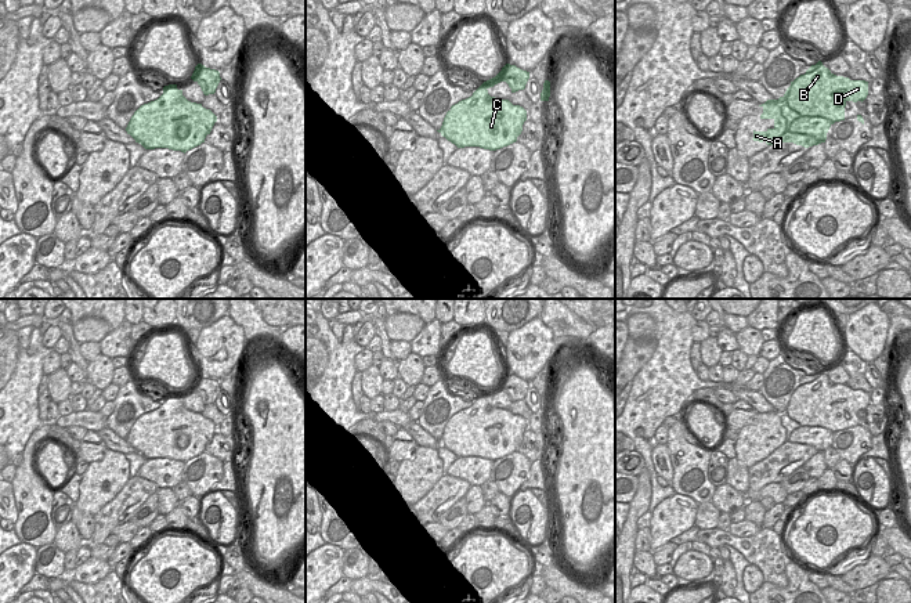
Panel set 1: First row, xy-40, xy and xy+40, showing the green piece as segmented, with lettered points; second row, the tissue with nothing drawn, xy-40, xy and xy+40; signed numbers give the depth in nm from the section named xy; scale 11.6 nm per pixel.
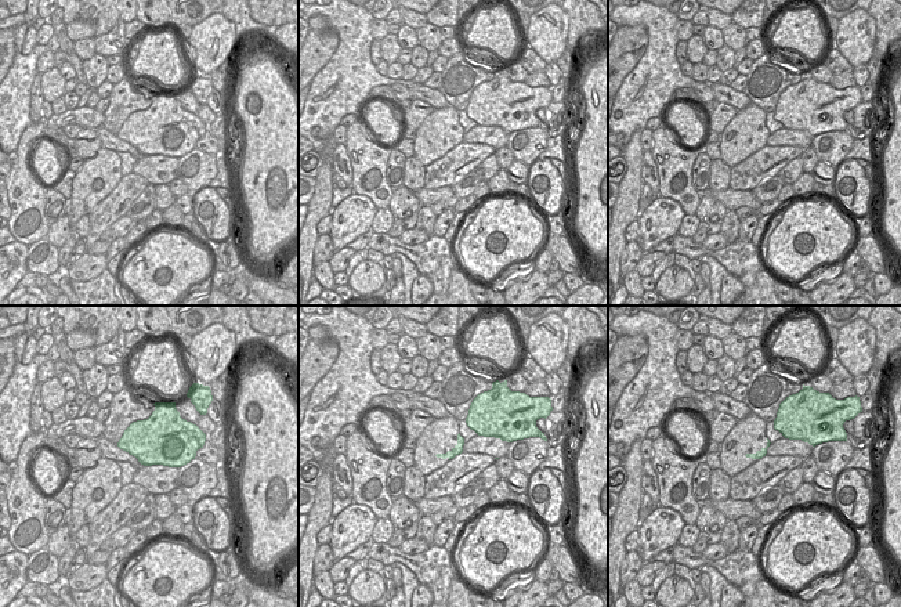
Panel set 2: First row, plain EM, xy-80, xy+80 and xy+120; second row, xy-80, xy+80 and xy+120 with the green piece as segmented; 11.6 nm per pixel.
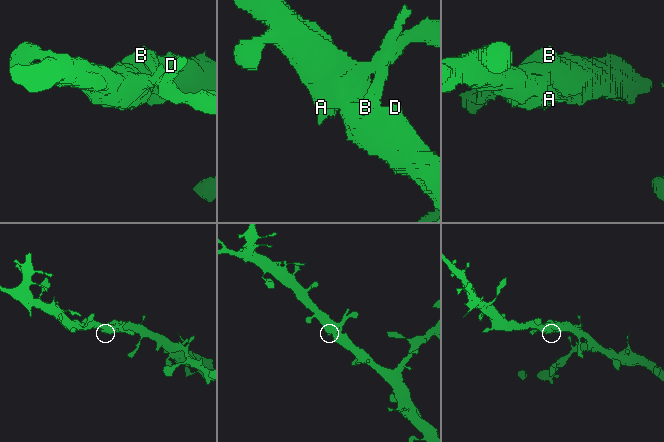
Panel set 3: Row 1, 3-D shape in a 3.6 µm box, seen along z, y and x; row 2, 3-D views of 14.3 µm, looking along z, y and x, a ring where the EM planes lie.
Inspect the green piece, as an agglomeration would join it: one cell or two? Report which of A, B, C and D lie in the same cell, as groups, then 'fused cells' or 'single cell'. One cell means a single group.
A B C D; single cell

